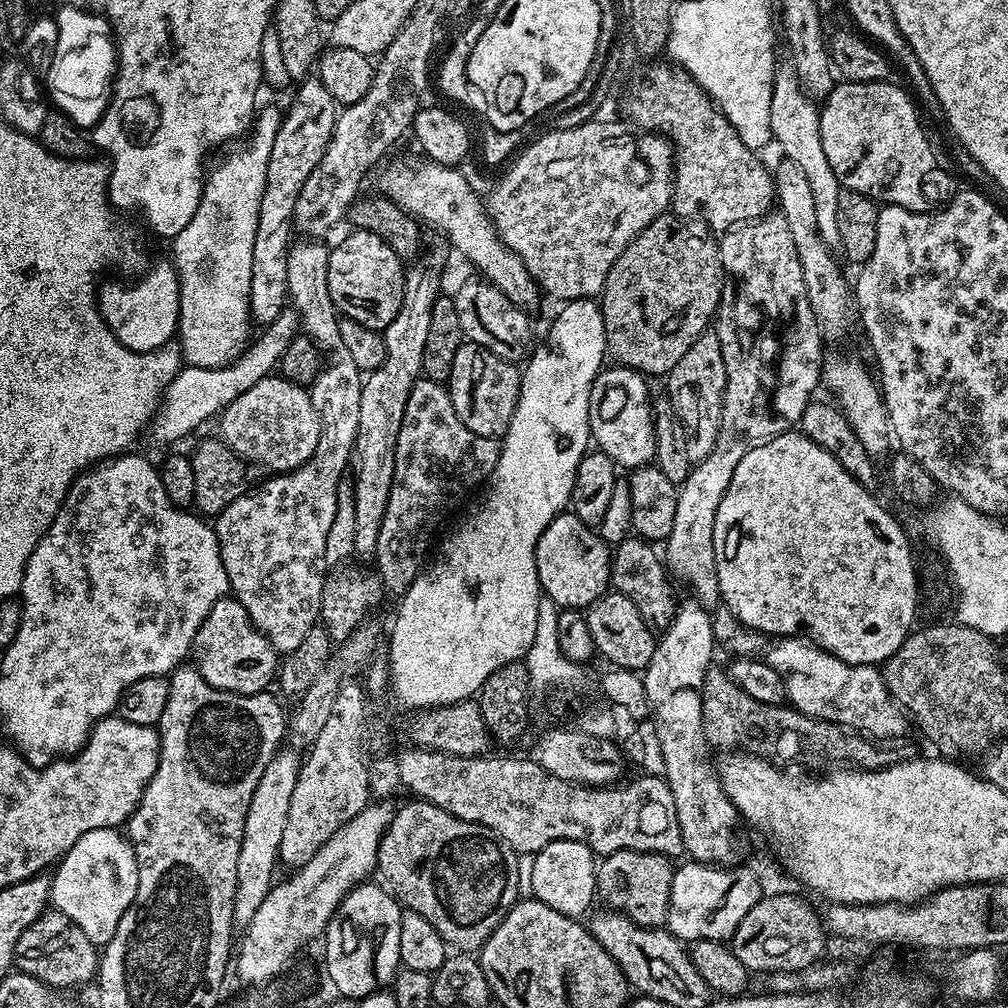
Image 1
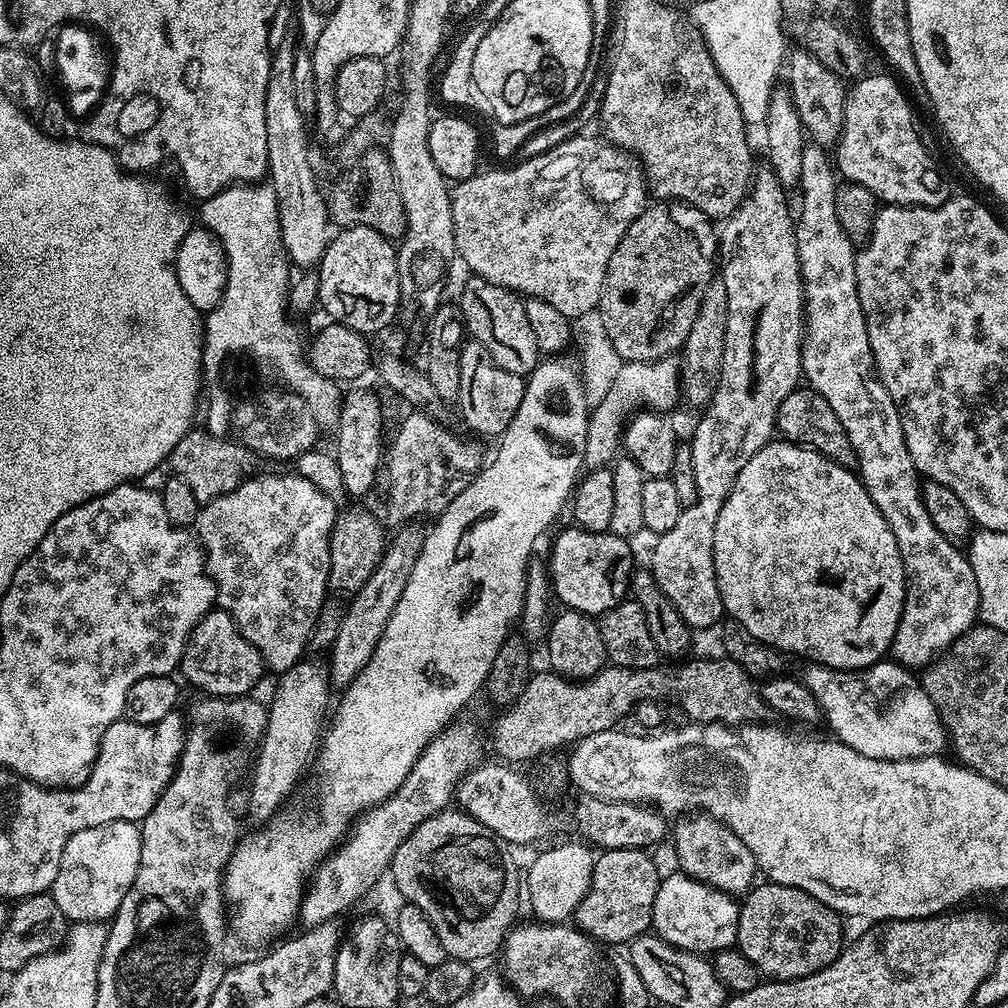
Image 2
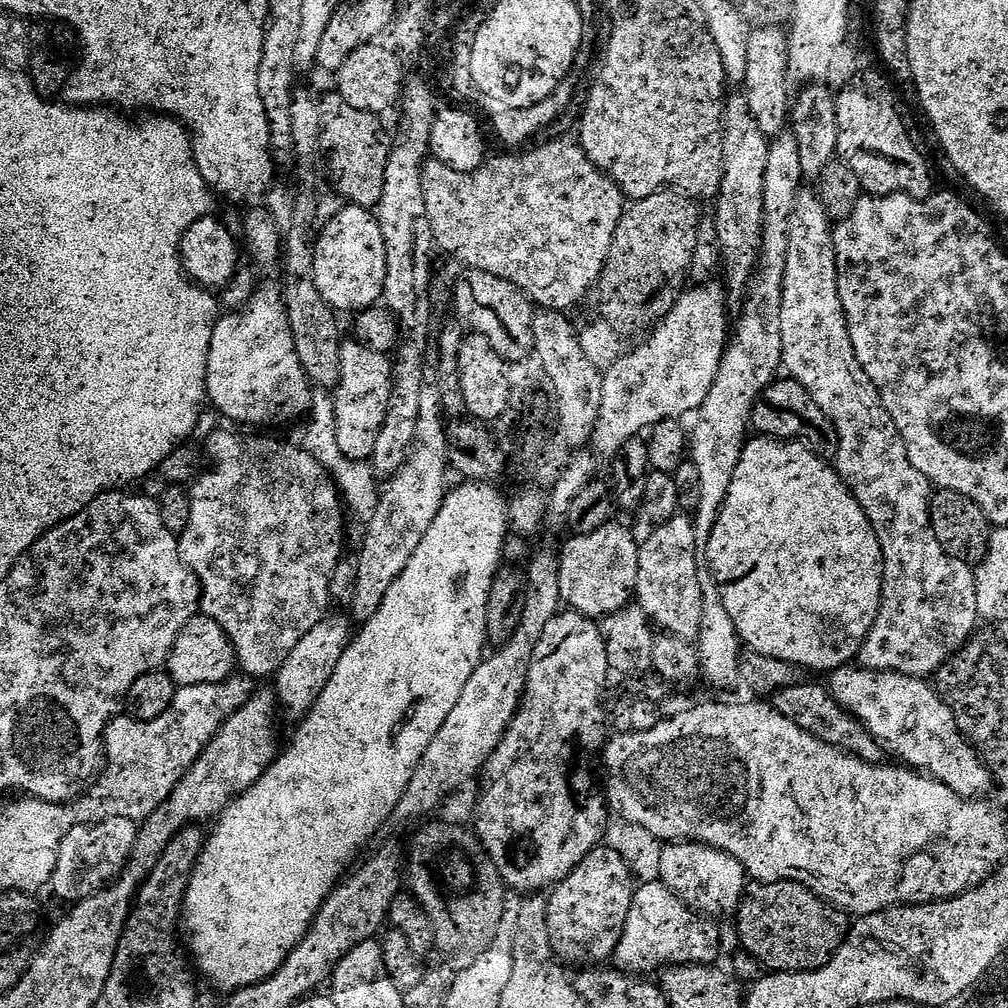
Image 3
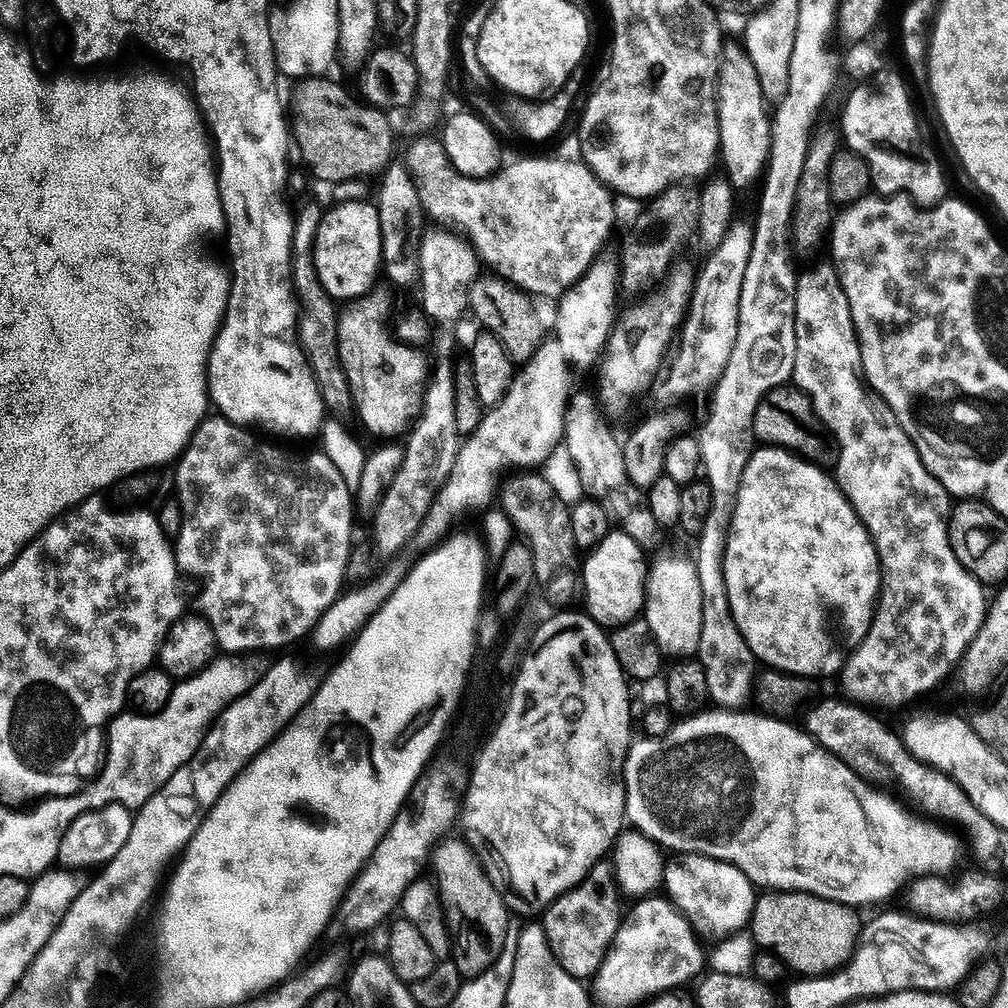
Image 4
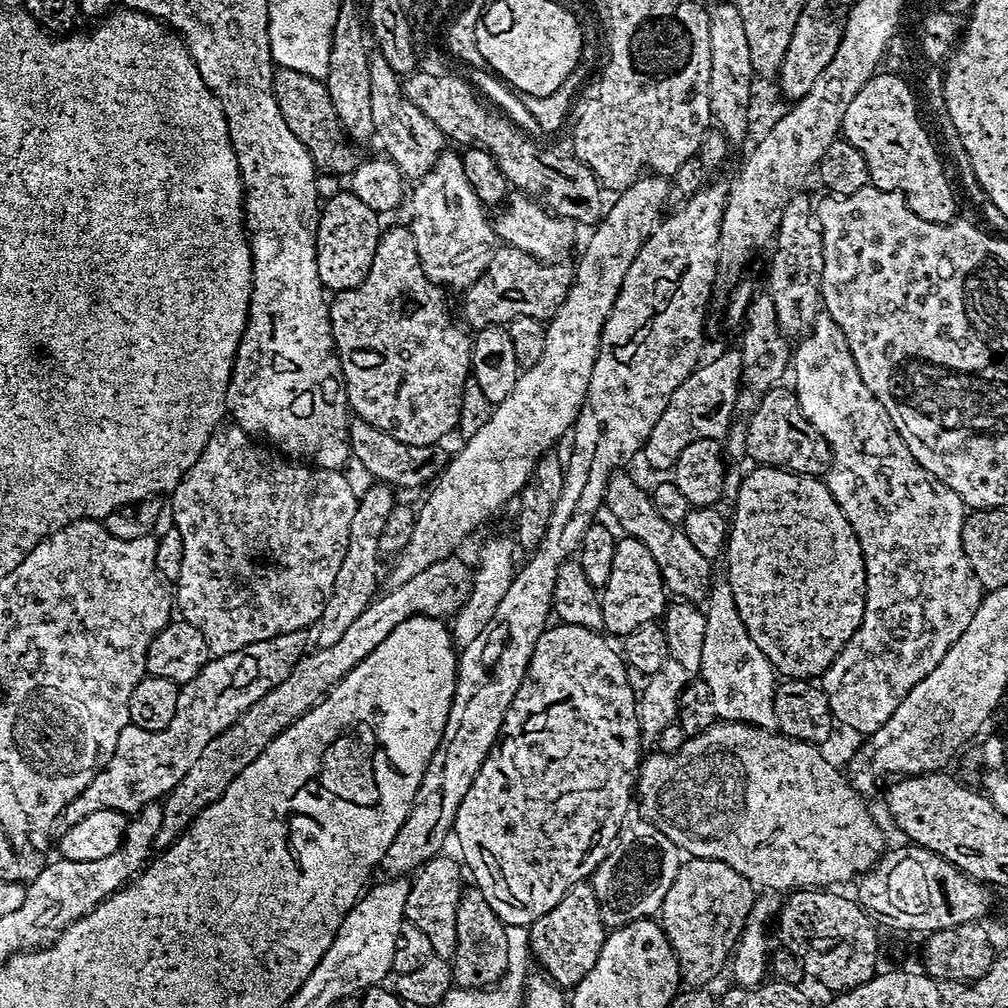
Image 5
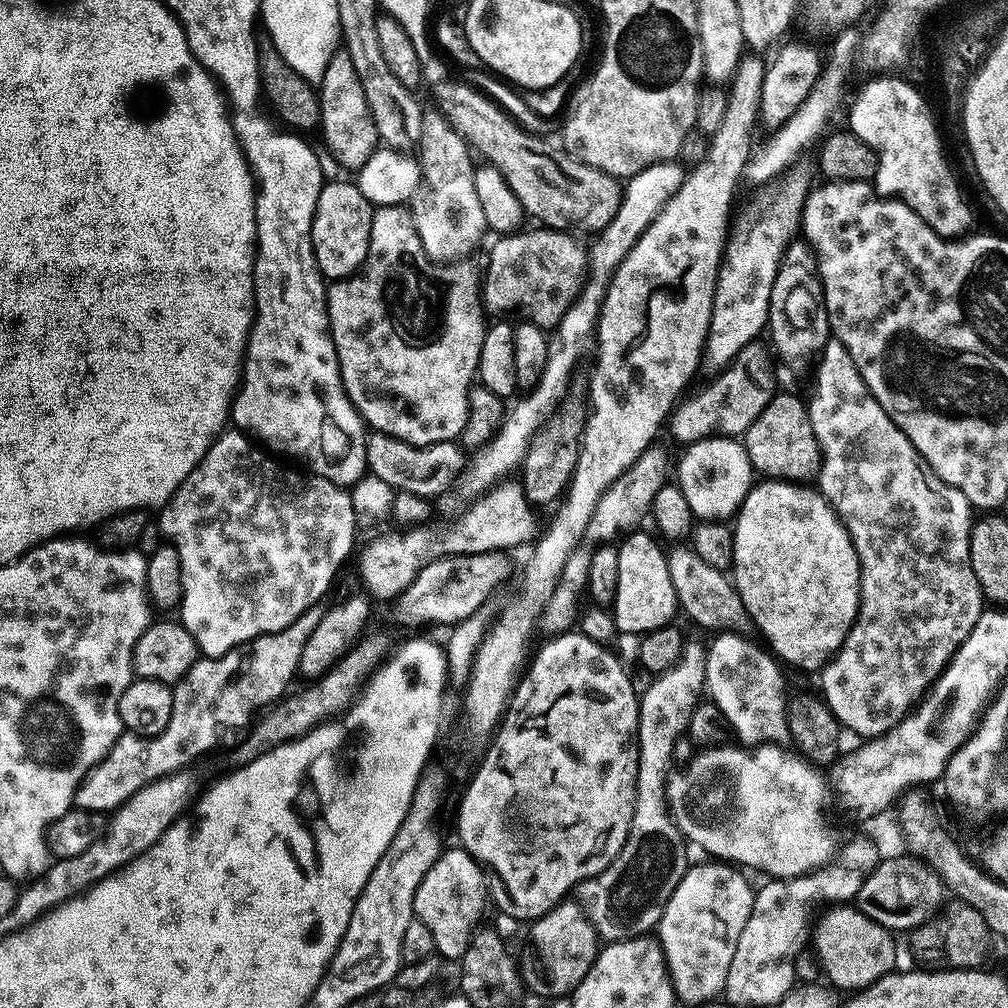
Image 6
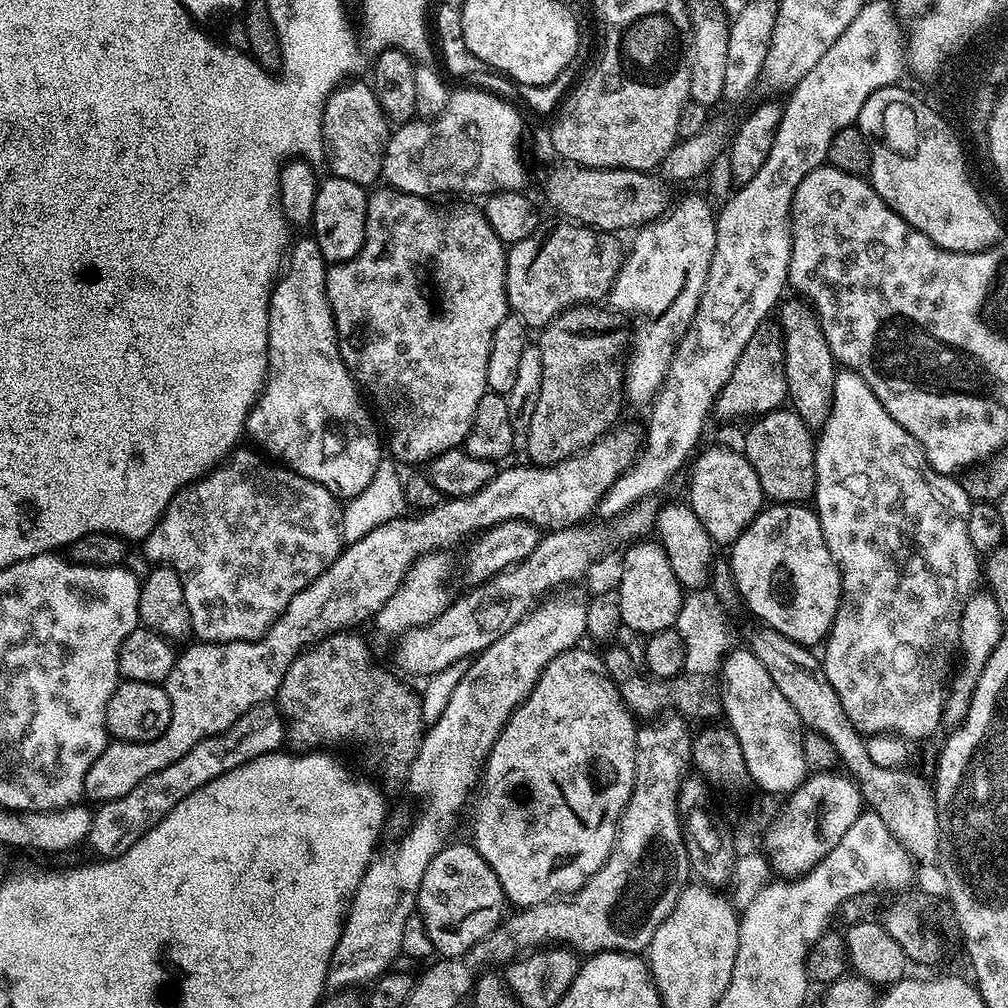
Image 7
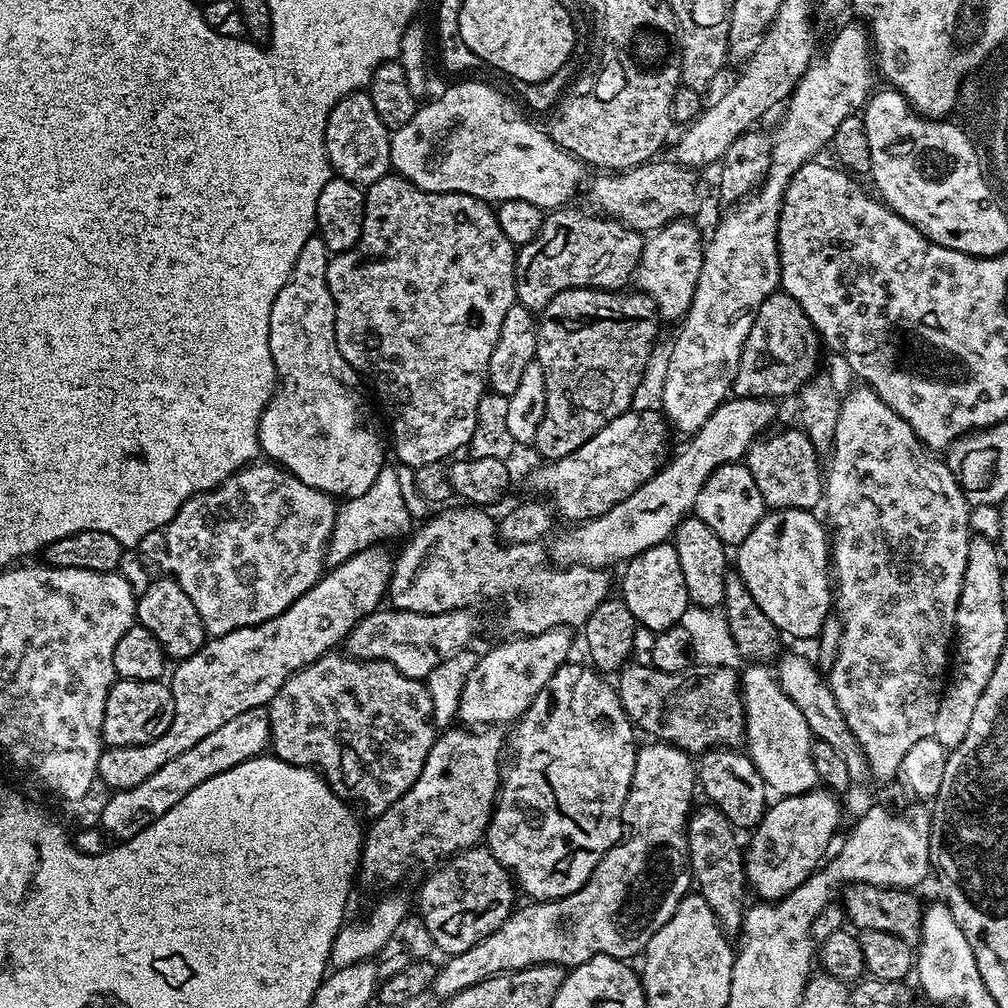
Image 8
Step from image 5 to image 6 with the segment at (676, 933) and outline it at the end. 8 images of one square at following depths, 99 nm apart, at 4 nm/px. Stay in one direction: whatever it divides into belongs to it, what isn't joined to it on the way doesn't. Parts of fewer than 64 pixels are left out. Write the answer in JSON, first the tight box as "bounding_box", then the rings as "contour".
{"bounding_box":[658,862,756,1005],"contour":[[[727,862],[708,863],[712,864],[693,863],[689,867],[682,882],[678,882],[674,894],[670,894],[658,925],[660,949],[664,952],[668,976],[672,979],[672,988],[676,991],[677,1001],[681,1005],[708,1004],[715,996],[719,997],[723,993],[726,973],[730,971],[734,949],[738,947],[738,937],[746,926],[746,918],[750,918],[750,910],[756,897],[753,885],[748,885],[743,871]]]}

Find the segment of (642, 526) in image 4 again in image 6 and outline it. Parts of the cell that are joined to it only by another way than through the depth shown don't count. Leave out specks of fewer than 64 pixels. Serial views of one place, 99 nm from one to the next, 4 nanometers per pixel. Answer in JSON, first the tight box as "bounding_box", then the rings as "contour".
{"bounding_box":[667,546,754,637],"contour":[[[678,546],[674,552],[667,553],[670,566],[670,582],[674,582],[676,602],[681,613],[684,612],[696,624],[704,628],[713,628],[713,633],[733,632],[739,636],[751,637],[754,625],[742,598],[736,592],[736,585],[725,573],[714,566],[702,562],[691,547]]]}

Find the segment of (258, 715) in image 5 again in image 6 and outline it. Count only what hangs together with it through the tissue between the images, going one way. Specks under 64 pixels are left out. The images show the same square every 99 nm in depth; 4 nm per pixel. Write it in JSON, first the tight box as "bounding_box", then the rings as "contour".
{"bounding_box":[394,550,512,626],"contour":[[[503,550],[469,556],[444,556],[441,560],[430,562],[416,575],[414,582],[410,582],[410,586],[406,586],[406,590],[396,597],[394,607],[397,618],[421,621],[424,624],[448,624],[447,626],[471,621],[475,617],[472,615],[491,598],[492,591],[504,583],[511,574],[512,564],[508,561],[508,556],[509,553]]]}

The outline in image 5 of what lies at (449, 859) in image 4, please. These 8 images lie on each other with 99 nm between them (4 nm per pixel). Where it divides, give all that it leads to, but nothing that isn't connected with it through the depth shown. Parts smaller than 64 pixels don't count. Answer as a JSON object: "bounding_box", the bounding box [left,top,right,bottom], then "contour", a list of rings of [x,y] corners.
{"bounding_box":[452,886,509,989],"contour":[[[472,886],[458,902],[458,946],[452,955],[452,978],[457,988],[489,989],[499,985],[508,969],[509,929],[490,910],[484,893]]]}

